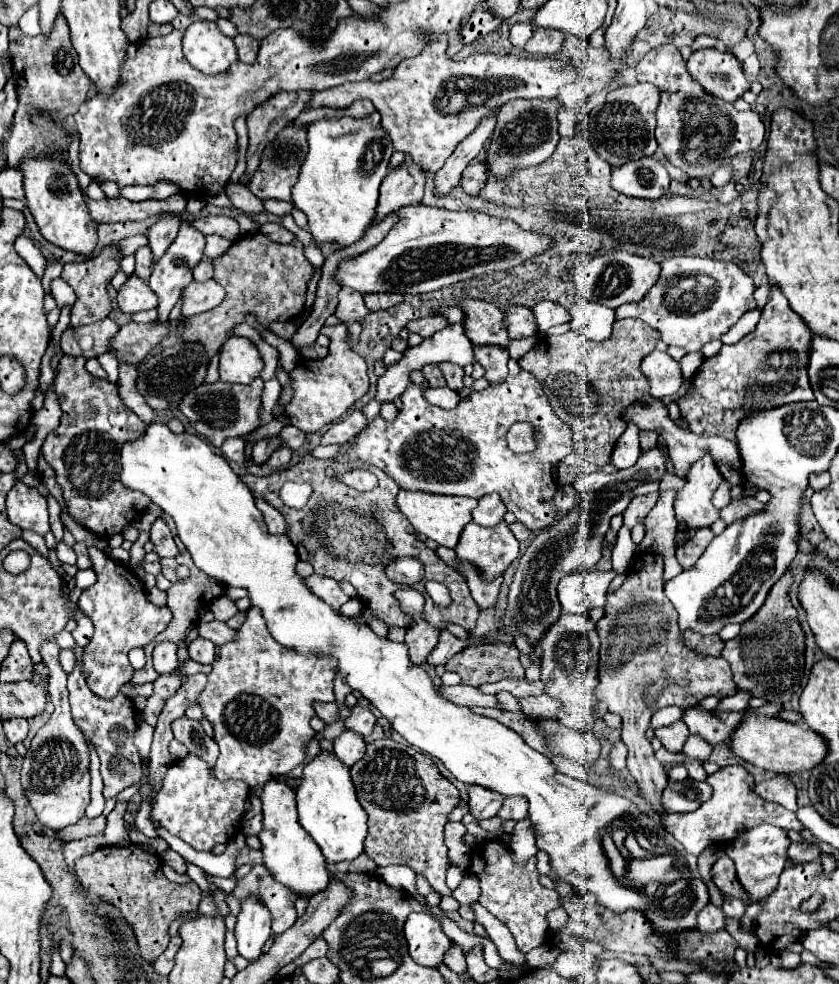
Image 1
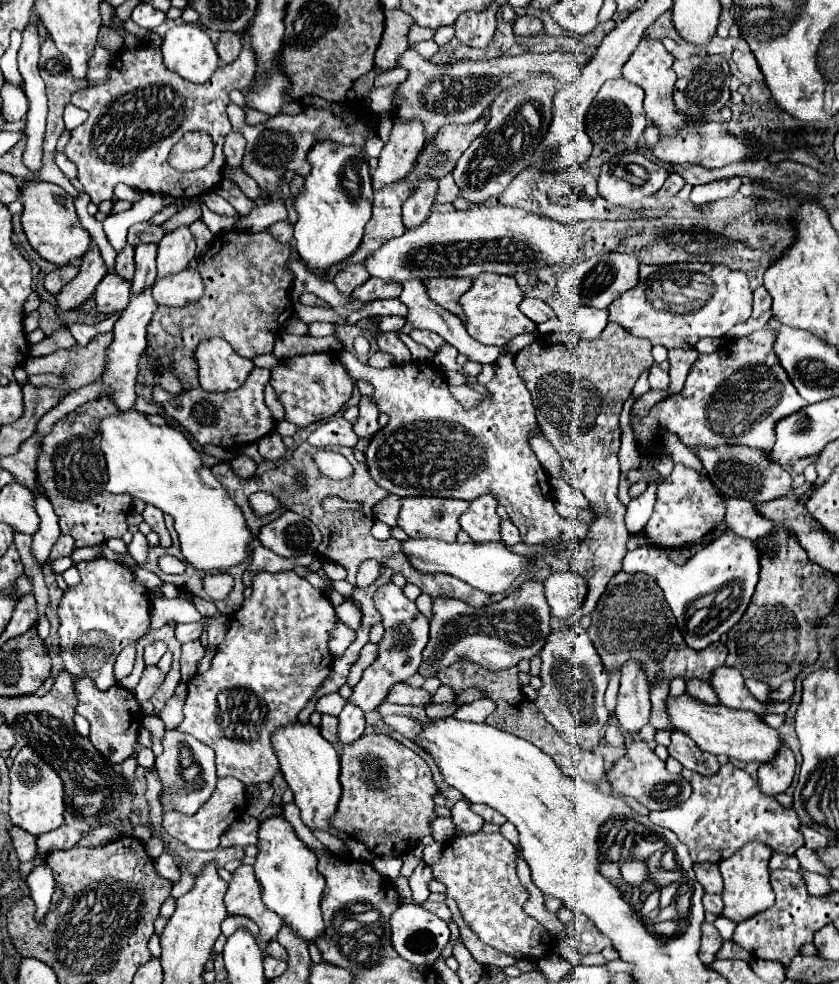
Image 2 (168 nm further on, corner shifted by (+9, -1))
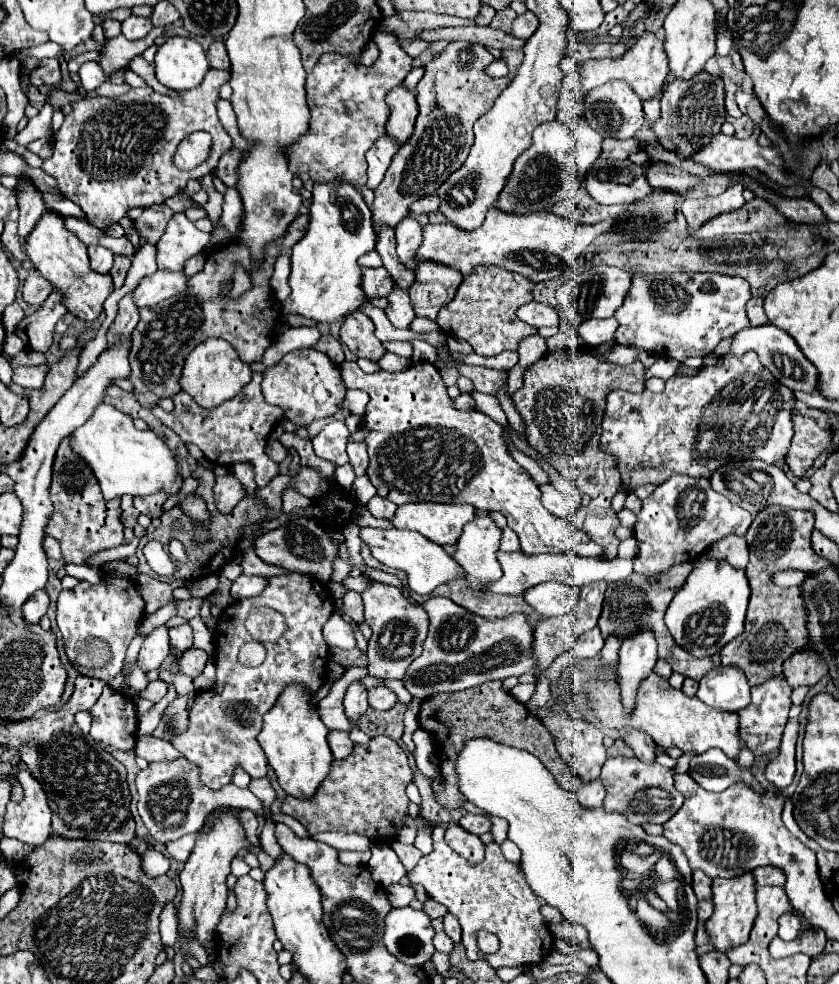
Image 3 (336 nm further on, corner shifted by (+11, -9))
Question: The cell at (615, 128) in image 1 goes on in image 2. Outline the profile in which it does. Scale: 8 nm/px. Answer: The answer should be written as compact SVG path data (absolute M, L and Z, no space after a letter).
M625 78L607 80L587 112L587 134L591 142L613 154L635 150L647 126L647 118L643 112L643 96L643 90L627 82Z

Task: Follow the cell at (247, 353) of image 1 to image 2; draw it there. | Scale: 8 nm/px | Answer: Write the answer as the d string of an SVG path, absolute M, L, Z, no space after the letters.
M223 338L203 340L195 348L199 384L207 392L227 392L243 386L253 370L249 358L241 358Z

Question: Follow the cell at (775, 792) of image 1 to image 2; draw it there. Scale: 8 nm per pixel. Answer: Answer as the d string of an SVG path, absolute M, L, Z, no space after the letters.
M783 742L783 748L779 748L779 756L759 766L757 782L765 794L775 796L779 792L785 792L791 786L793 774L795 774L795 756L791 748Z

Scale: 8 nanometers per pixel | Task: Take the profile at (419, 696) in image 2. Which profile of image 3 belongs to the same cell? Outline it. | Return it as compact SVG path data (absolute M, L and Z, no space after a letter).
M377 686L369 690L369 706L375 710L389 710L397 704L397 696L387 686Z

